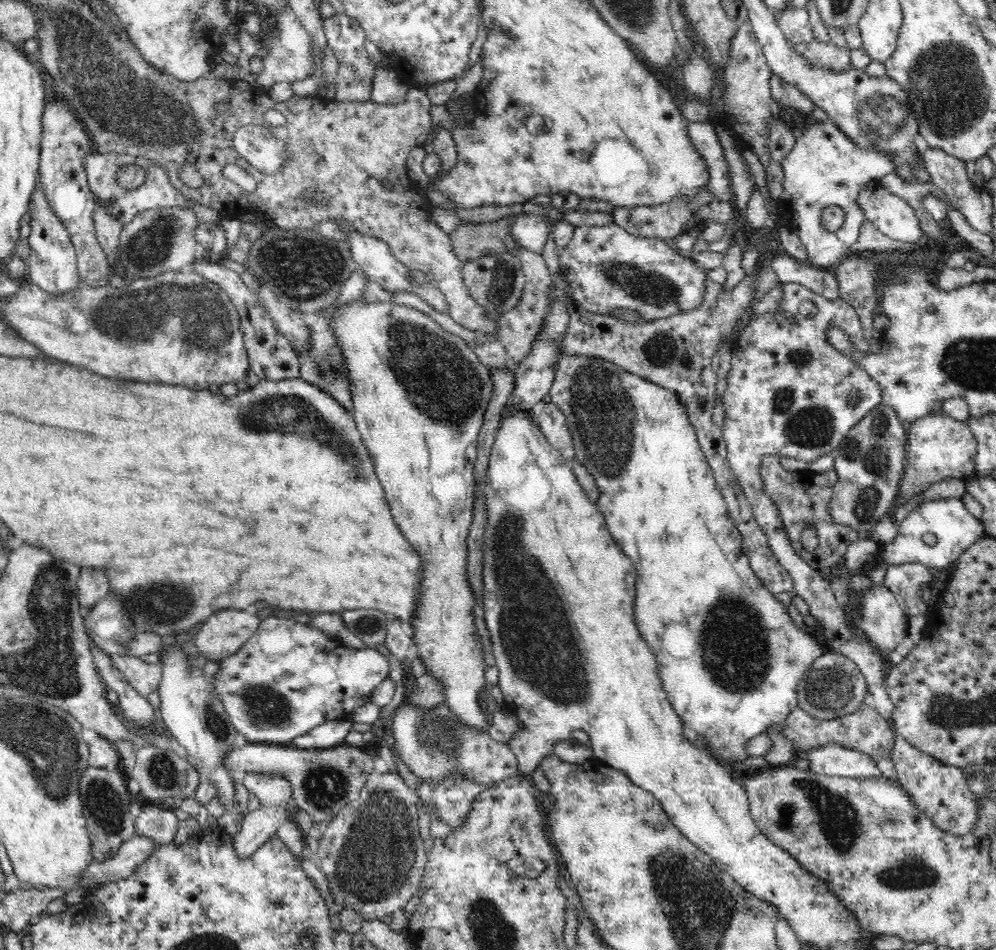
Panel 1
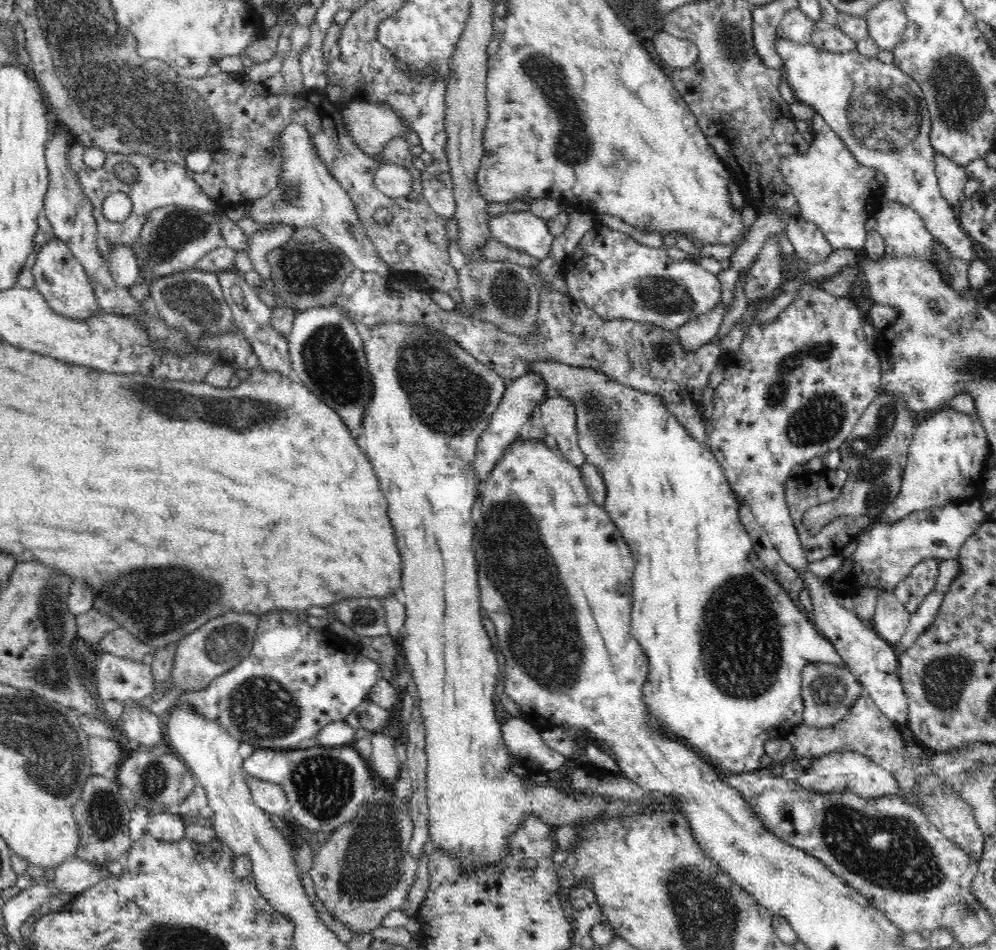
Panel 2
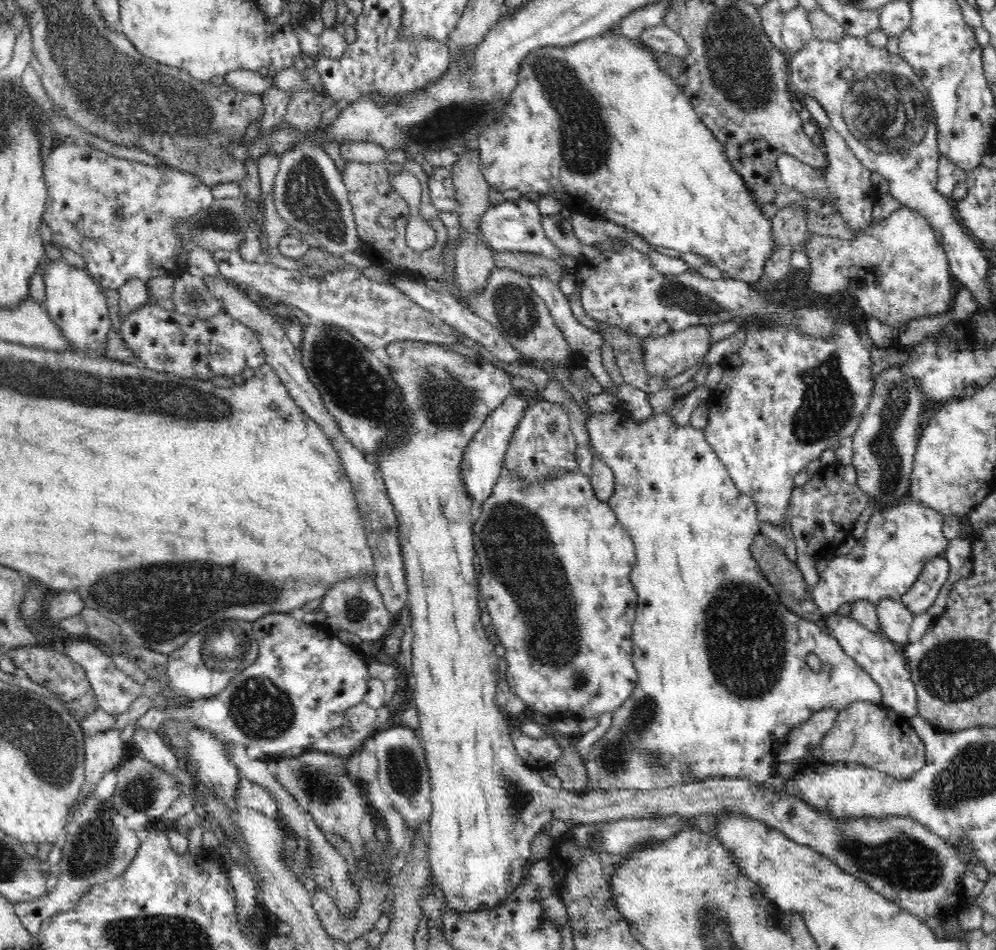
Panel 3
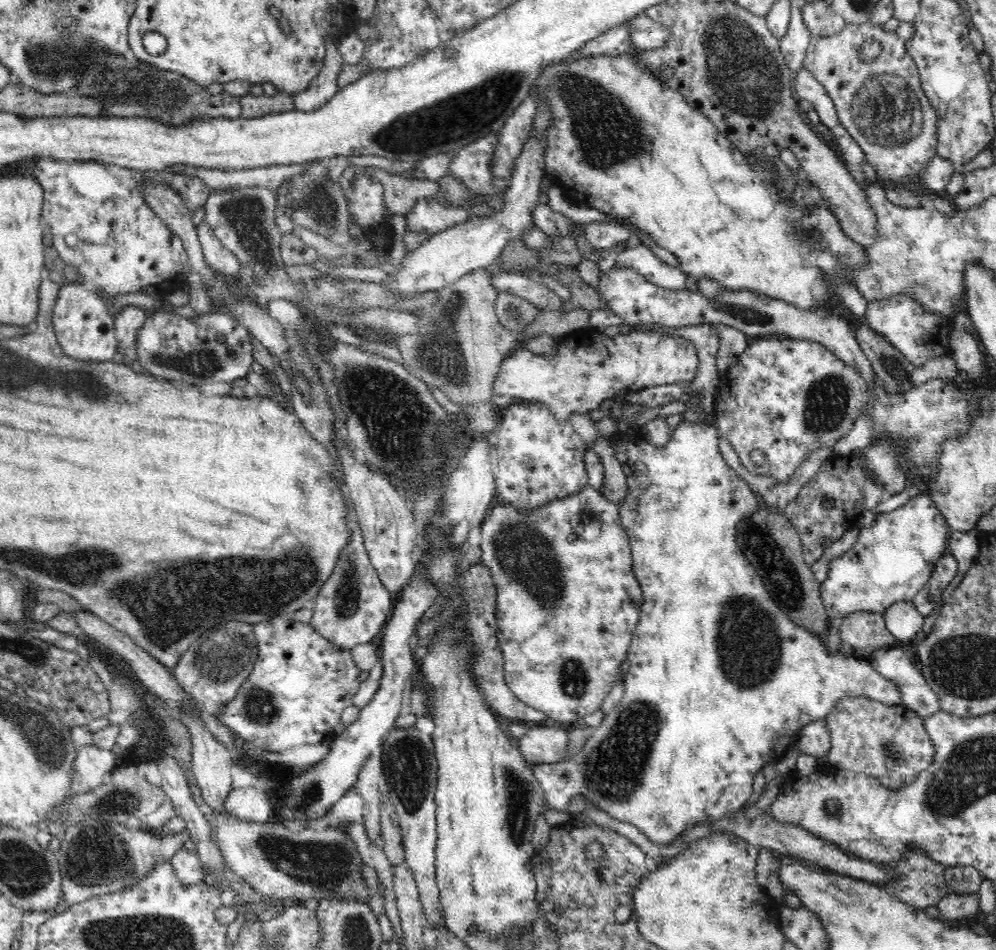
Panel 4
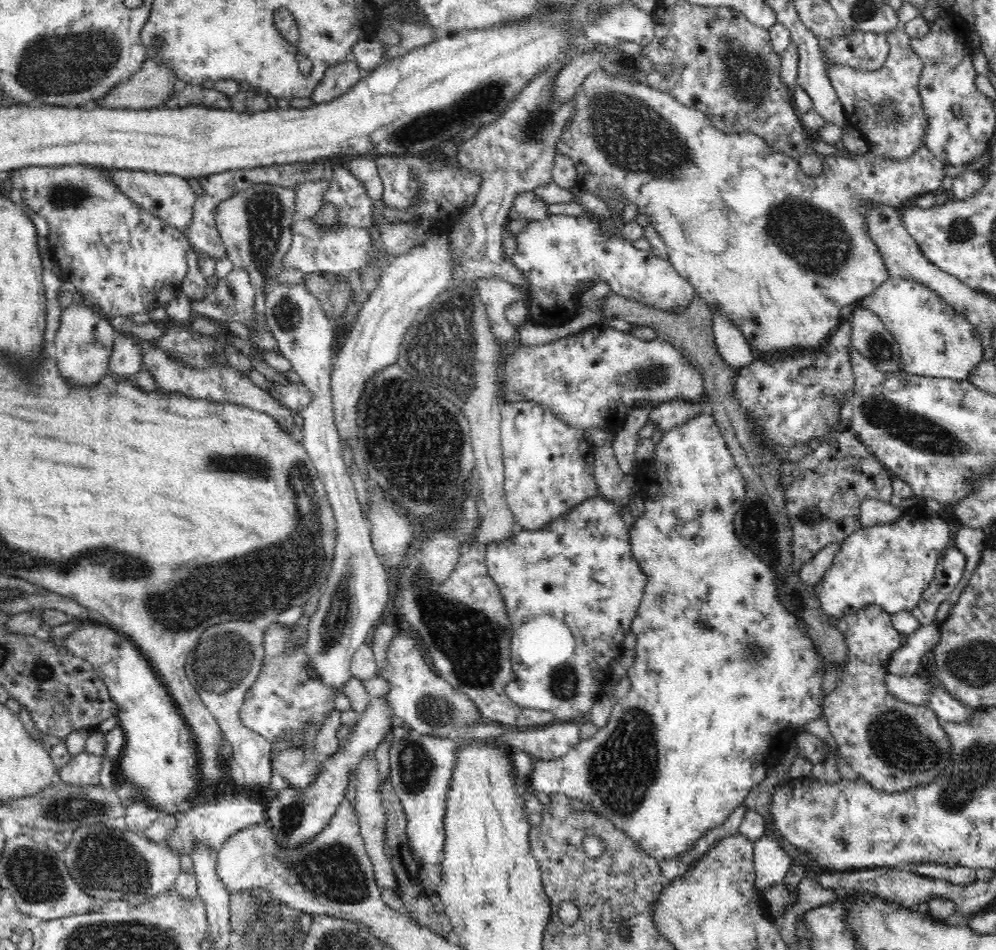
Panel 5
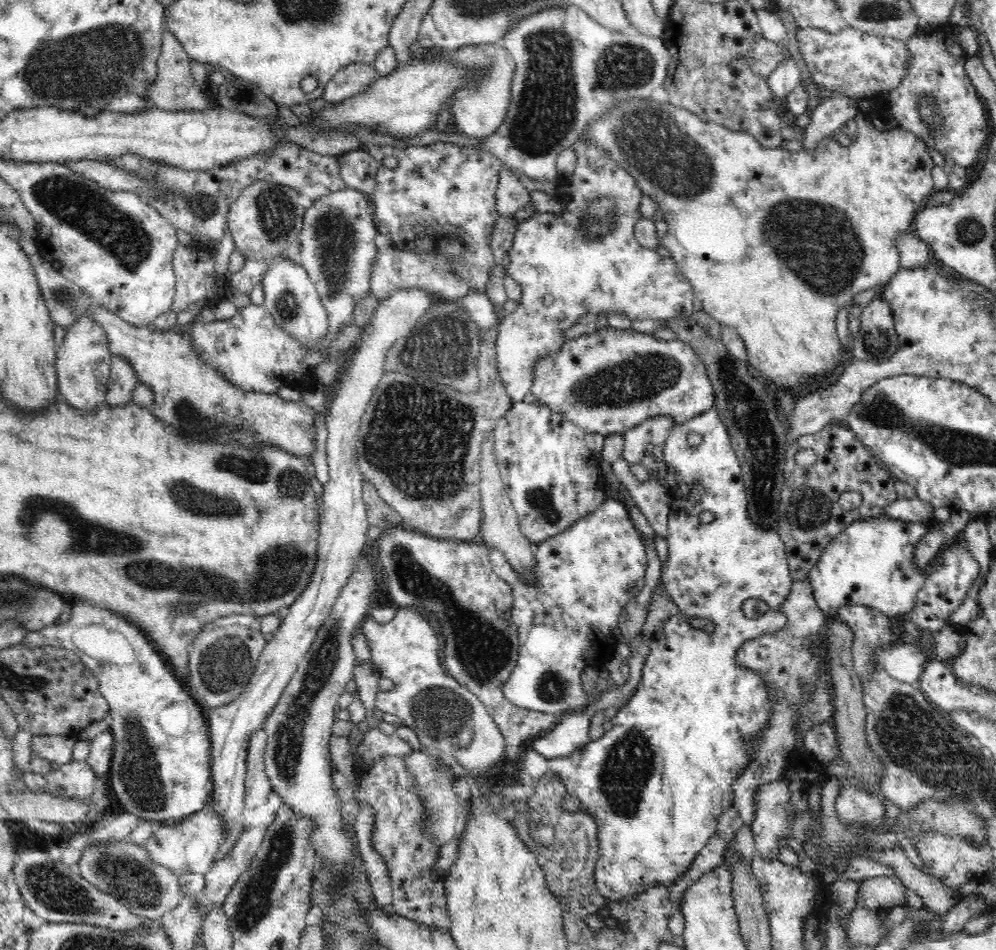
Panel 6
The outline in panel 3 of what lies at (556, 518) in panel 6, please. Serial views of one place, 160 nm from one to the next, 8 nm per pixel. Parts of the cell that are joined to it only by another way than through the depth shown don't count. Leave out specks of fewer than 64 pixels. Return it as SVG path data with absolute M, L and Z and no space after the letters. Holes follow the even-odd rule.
M540 401L524 410L518 426L514 428L510 446L504 456L504 469L516 475L524 483L545 481L550 475L561 475L566 471L577 470L575 452L578 444L568 414L557 403Z

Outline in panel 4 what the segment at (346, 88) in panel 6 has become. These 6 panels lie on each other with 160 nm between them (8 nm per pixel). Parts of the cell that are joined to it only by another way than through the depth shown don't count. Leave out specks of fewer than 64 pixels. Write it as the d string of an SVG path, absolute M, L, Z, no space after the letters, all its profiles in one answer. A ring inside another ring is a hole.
M324 38L326 54L320 72L308 83L306 90L291 95L294 108L300 112L312 112L324 106L338 92L339 72L345 64L332 38Z

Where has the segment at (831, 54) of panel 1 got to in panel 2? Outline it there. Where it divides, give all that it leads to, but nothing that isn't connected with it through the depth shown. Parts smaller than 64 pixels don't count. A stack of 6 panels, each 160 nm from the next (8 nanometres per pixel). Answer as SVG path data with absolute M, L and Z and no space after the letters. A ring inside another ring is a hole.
M823 20L814 22L811 43L819 50L846 54L857 48L855 43L839 26L832 26Z

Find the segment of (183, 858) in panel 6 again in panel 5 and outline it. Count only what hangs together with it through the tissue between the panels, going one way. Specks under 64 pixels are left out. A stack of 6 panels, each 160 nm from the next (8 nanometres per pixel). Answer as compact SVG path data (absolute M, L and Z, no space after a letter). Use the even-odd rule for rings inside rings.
M239 790L224 791L215 803L210 802L201 807L194 807L179 816L180 819L178 820L176 830L170 832L170 836L166 838L165 842L174 851L178 851L178 855L181 856L183 853L191 856L193 848L200 843L204 843L204 845L219 851L232 833L237 833L243 828L267 821L267 807L248 792L241 792Z

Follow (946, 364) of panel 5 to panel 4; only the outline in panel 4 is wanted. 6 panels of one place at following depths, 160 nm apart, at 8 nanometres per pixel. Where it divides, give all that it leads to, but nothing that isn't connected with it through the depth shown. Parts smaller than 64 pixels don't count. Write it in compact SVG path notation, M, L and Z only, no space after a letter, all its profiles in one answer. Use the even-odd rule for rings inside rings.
M894 294L884 300L868 302L865 318L869 326L896 347L914 366L922 367L934 355L953 353L949 334L954 328L953 319L932 314L907 294Z

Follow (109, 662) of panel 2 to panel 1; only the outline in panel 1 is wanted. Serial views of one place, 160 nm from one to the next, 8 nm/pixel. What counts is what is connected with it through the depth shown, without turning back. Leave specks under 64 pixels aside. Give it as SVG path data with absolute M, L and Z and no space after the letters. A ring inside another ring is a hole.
M111 654L108 657L117 667L117 670L122 672L127 682L146 698L148 694L156 692L162 678L162 666L157 664L148 664L140 657L135 657L130 654L120 656L119 654Z

